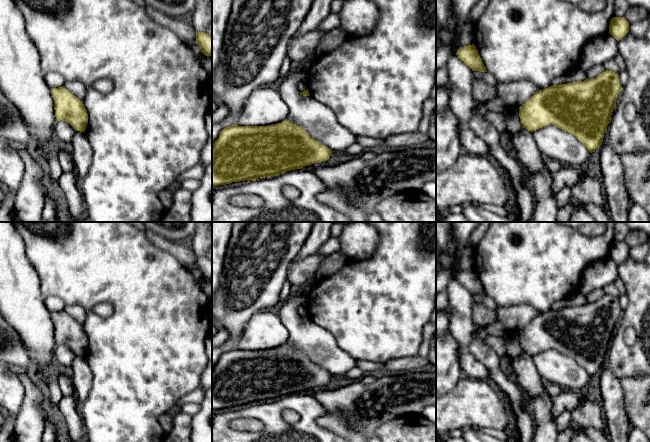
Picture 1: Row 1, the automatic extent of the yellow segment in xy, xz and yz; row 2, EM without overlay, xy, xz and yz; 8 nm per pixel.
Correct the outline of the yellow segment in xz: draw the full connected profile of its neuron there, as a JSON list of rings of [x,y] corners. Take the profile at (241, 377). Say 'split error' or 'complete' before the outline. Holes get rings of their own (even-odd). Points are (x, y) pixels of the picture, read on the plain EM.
complete | [[[288,343],[268,350],[228,350],[212,368],[212,410],[277,400],[325,386],[332,377]]]

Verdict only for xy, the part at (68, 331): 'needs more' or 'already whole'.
already whole

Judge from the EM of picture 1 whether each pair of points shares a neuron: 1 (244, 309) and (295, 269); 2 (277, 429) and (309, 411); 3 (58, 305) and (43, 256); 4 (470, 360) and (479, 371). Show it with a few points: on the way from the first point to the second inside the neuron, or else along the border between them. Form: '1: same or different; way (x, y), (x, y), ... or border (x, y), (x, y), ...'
1: different; border (293, 260), (286, 280)
2: same; way (277, 417), (277, 413), (285, 405), (297, 405)
3: different; border (45, 297), (57, 296), (65, 305)
4: same; way (471, 363), (476, 368)

